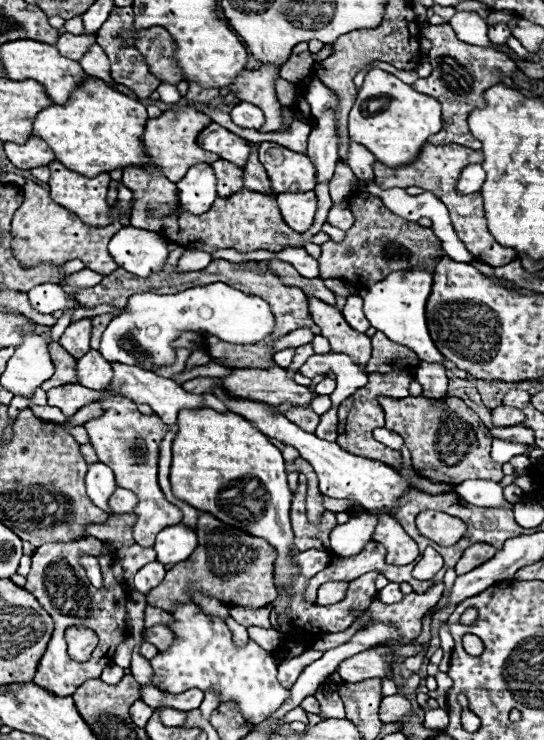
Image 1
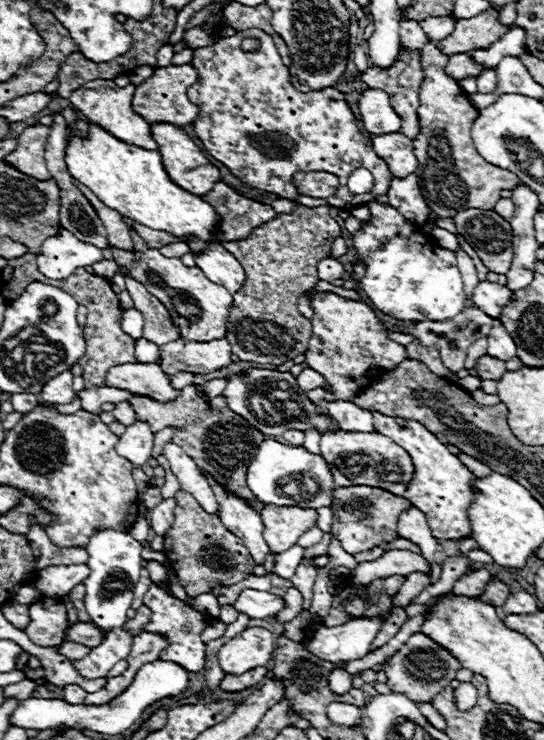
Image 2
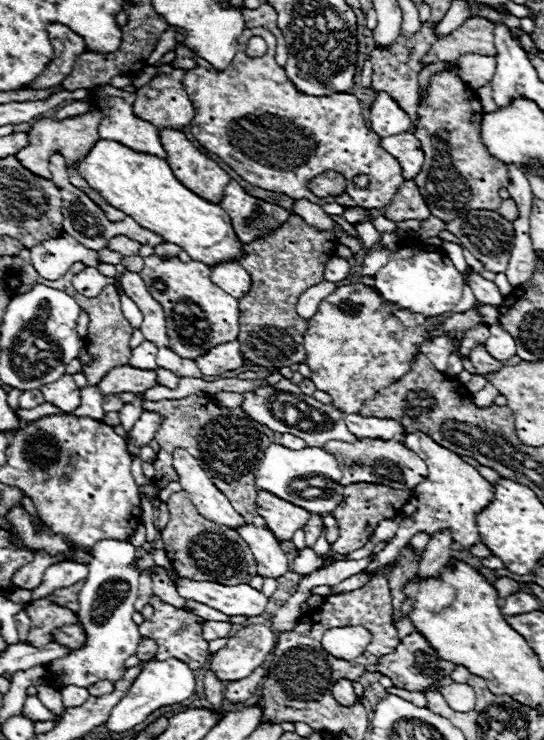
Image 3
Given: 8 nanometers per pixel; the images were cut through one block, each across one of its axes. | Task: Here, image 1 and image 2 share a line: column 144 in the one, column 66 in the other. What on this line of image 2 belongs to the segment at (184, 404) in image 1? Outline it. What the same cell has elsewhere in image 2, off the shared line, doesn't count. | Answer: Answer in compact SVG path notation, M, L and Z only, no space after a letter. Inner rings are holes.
M64 370L62 374L44 384L40 398L50 404L70 404L76 398L76 392L72 390L72 378L72 372Z

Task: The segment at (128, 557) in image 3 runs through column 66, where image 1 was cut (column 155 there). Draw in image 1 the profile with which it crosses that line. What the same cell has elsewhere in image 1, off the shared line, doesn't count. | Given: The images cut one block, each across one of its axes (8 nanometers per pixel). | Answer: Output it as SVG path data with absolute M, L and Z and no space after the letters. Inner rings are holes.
M186 602L182 606L176 606L172 614L172 624L168 626L174 630L176 638L168 650L158 652L150 666L154 670L152 684L178 694L182 690L198 688L202 692L214 692L218 694L220 702L234 702L238 704L238 712L250 722L258 724L270 718L286 698L290 698L290 690L282 688L276 680L276 662L260 648L256 642L248 640L244 646L236 646L232 632L220 618L210 618L200 610L198 604Z

